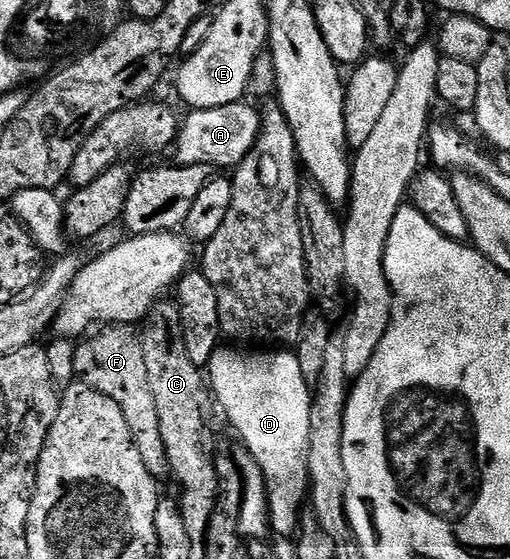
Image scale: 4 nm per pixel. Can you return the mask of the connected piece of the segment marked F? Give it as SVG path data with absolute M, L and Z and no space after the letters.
M132 324L104 326L90 342L82 340L75 348L74 371L87 386L111 397L123 410L129 431L134 435L139 455L148 472L156 479L170 472L165 443L159 428L159 415L153 391L149 386L144 345L140 332Z

